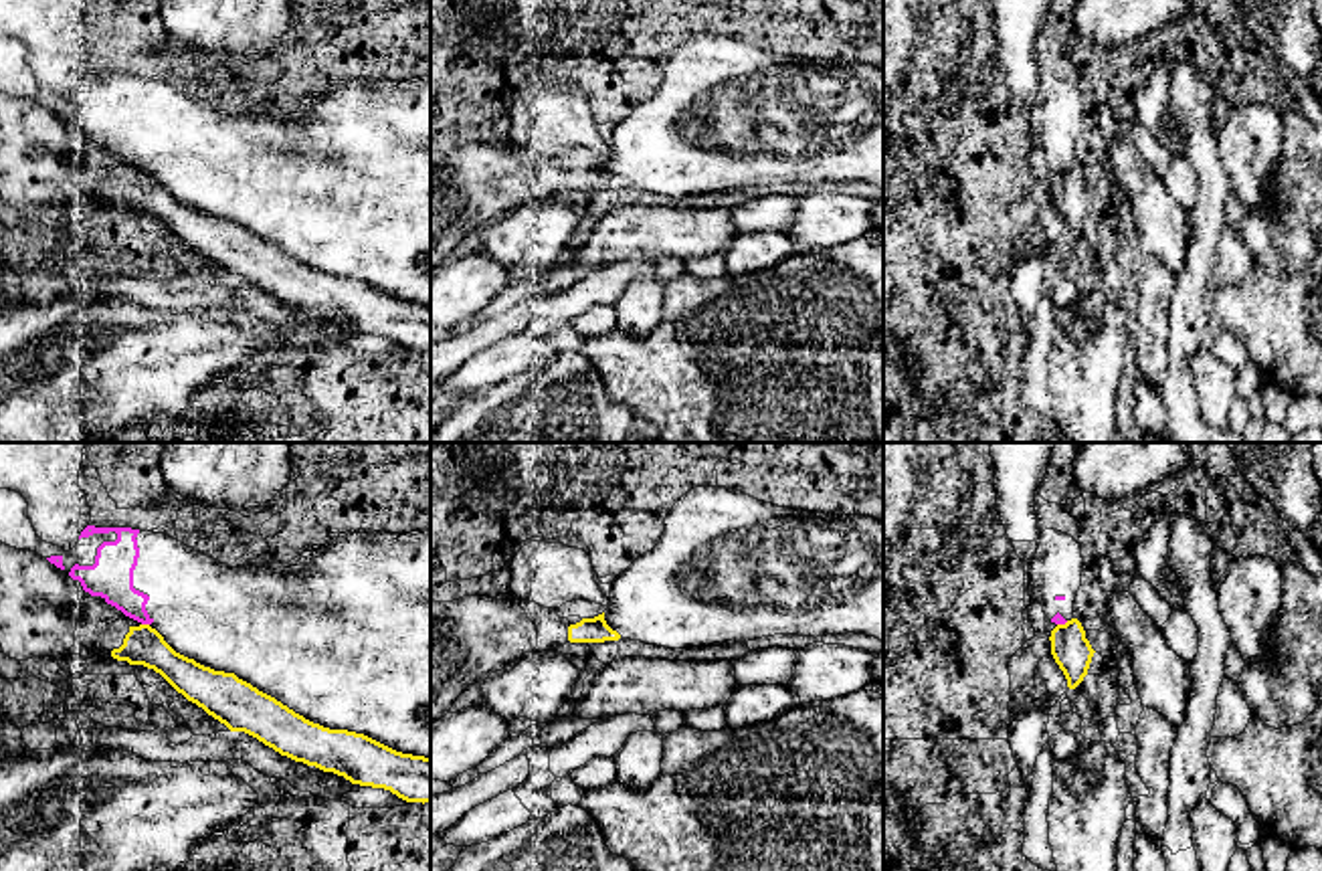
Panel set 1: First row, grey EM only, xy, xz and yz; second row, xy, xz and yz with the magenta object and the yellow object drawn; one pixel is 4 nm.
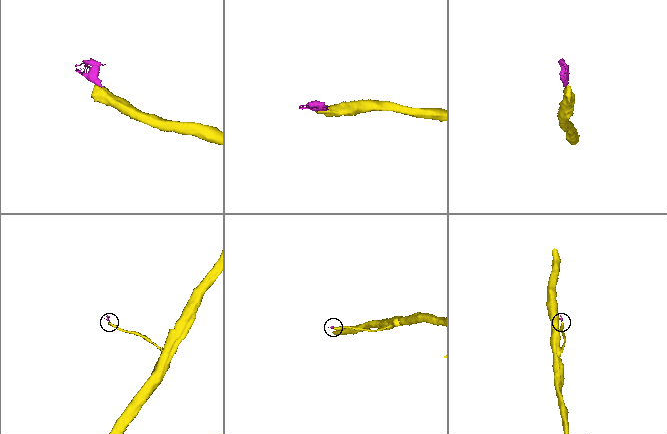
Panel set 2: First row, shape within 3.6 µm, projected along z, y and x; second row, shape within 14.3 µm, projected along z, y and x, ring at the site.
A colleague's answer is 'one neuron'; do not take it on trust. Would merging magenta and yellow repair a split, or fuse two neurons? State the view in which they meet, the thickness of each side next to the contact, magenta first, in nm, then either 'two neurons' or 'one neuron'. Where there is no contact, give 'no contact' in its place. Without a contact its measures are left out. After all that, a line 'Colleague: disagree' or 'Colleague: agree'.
xy | 180/160 nm | two neurons
Colleague: disagree

